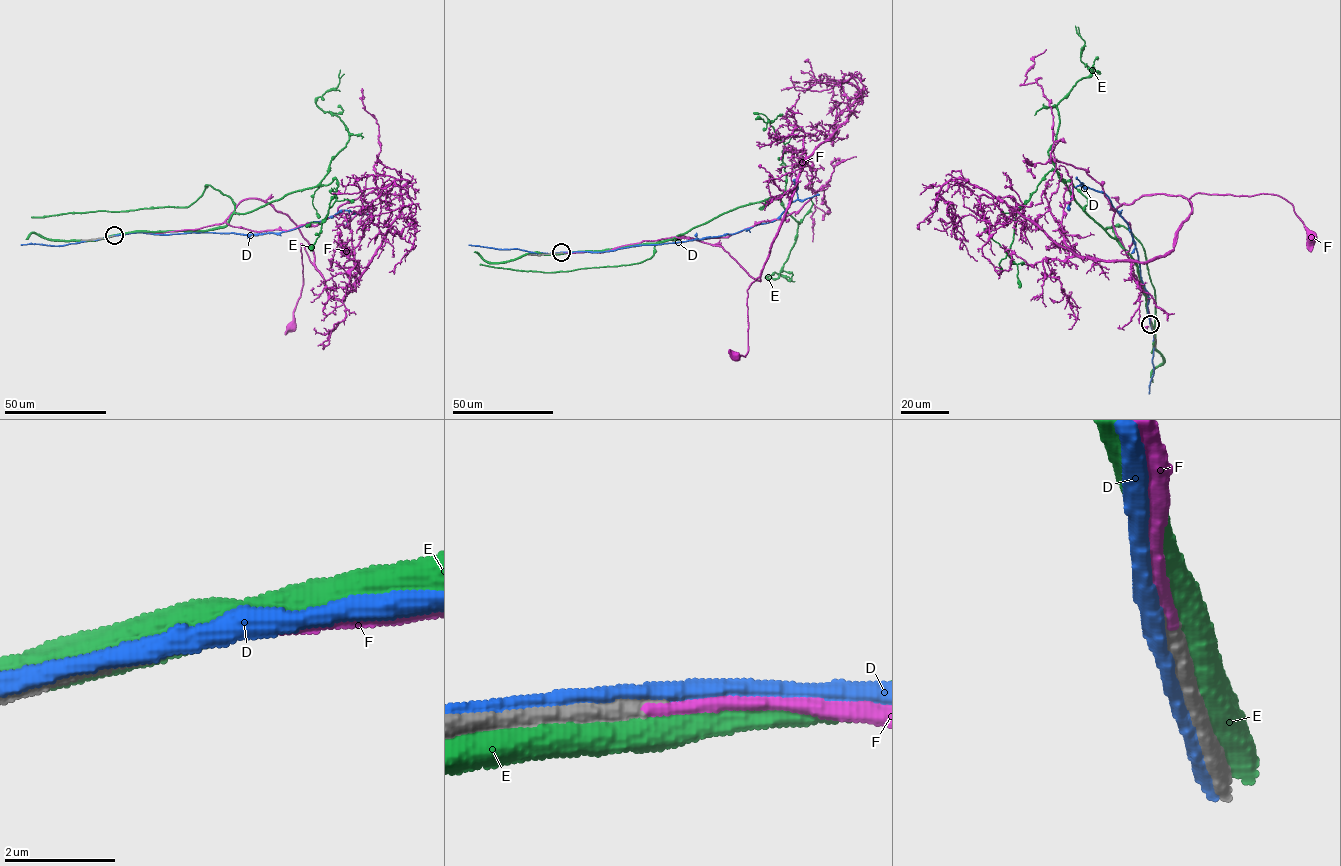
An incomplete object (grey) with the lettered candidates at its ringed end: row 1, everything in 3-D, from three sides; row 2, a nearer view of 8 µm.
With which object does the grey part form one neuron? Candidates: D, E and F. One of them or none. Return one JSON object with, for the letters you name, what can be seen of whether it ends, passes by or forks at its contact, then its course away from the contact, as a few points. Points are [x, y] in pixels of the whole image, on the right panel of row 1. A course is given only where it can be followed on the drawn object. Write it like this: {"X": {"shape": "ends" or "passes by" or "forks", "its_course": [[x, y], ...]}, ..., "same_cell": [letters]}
{"F": {"shape": "ends", "its_course": [[1150, 324], [1113, 222], [1119, 205], [1177, 195], [1192, 212], [1195, 194], [1271, 194], [1312, 236]]}, "same_cell": ["F"]}

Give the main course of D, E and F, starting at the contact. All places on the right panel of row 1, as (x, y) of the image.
D: (1152, 327), (1147, 291), (1127, 222), (1108, 196), (1081, 185), (1072, 189), (1068, 211)
E: (1151, 326), (1135, 261), (1077, 203), (1048, 152), (1057, 104), (1098, 73), (1081, 60), (1075, 25)
F: (1150, 324), (1113, 222), (1119, 205), (1177, 195), (1192, 212), (1195, 194), (1271, 194), (1312, 236)

